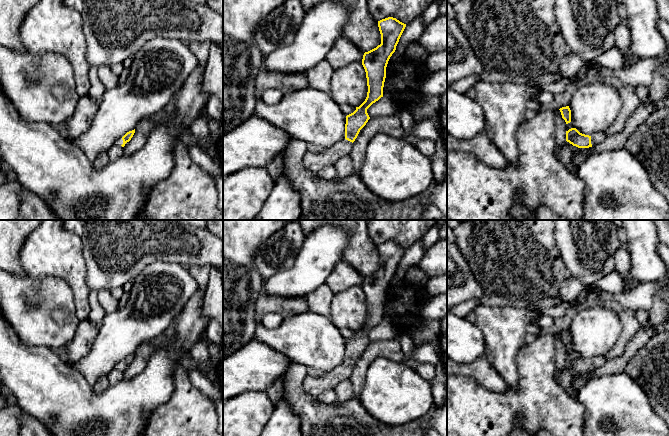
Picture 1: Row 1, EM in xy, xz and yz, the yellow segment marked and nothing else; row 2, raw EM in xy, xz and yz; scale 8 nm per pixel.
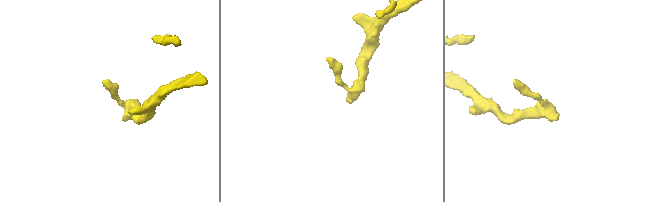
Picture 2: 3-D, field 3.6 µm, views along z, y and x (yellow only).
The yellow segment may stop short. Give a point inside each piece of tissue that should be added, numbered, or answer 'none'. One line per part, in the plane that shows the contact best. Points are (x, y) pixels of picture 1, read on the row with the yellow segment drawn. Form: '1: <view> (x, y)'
1: yz (598, 137)

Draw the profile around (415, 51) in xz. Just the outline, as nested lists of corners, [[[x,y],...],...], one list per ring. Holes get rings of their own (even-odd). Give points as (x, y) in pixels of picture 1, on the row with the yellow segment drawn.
[[[414,41],[408,45],[405,55],[418,64],[426,62],[431,53],[432,52],[424,48],[418,41]]]

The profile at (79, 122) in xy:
[[[88,94],[80,96],[74,114],[65,122],[69,141],[74,140],[89,129],[97,108],[95,97]]]

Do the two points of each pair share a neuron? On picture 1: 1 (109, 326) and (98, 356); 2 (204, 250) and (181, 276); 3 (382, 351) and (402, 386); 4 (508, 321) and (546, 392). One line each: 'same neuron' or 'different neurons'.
1: same neuron
2: different neurons
3: different neurons
4: different neurons

